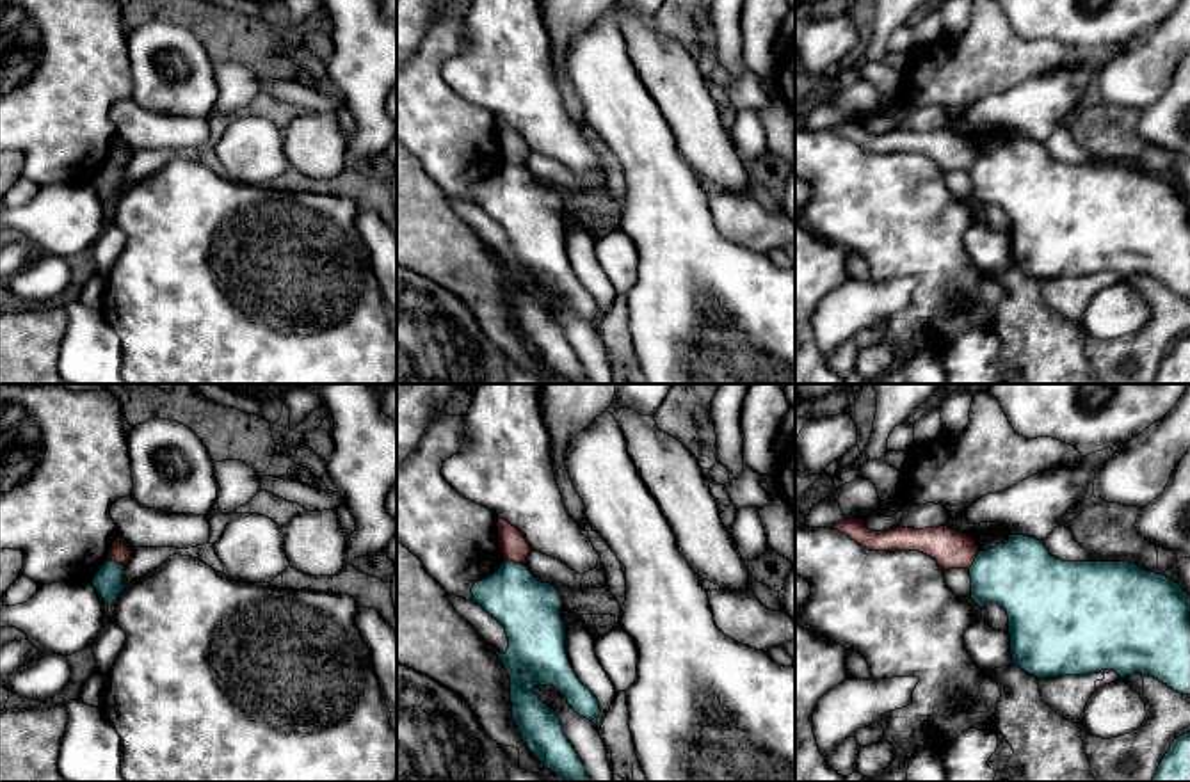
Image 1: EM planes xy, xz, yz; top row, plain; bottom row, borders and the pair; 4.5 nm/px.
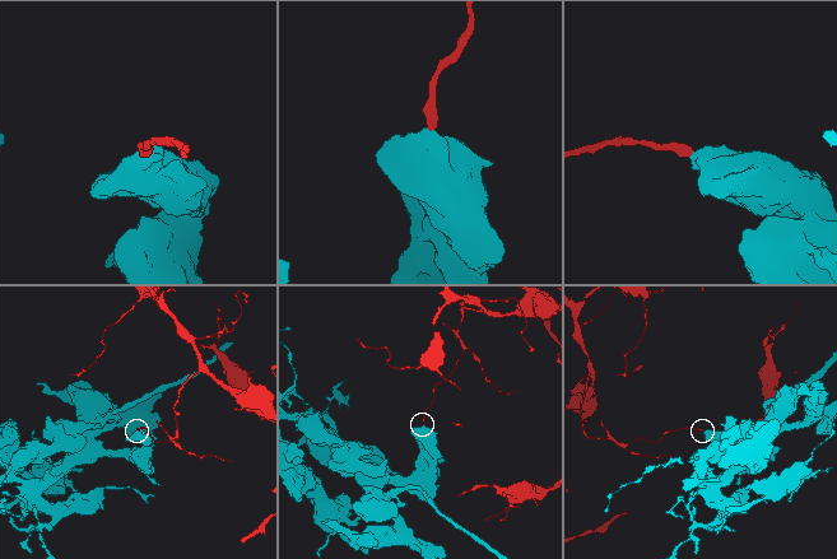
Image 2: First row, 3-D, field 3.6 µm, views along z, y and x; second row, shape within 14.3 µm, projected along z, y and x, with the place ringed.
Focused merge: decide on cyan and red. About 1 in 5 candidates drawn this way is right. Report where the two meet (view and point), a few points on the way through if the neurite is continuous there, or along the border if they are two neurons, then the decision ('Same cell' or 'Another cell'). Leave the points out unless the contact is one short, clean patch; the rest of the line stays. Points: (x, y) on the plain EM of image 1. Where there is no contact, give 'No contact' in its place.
Touches cyan at xz (513, 164). Boundary: xz (506, 160), (523, 167). Another cell

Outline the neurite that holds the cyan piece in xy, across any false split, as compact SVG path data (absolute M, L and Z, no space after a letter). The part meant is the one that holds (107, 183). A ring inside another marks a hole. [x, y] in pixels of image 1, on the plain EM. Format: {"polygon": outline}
{"polygon": "M107 160L92 181L92 188L107 206L112 206L125 192L123 171L125 167Z"}

